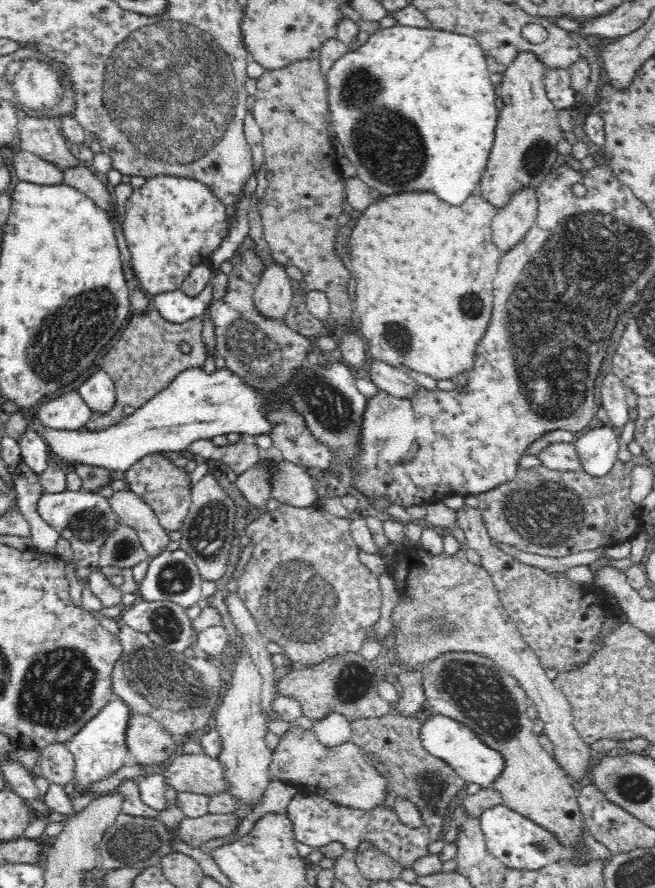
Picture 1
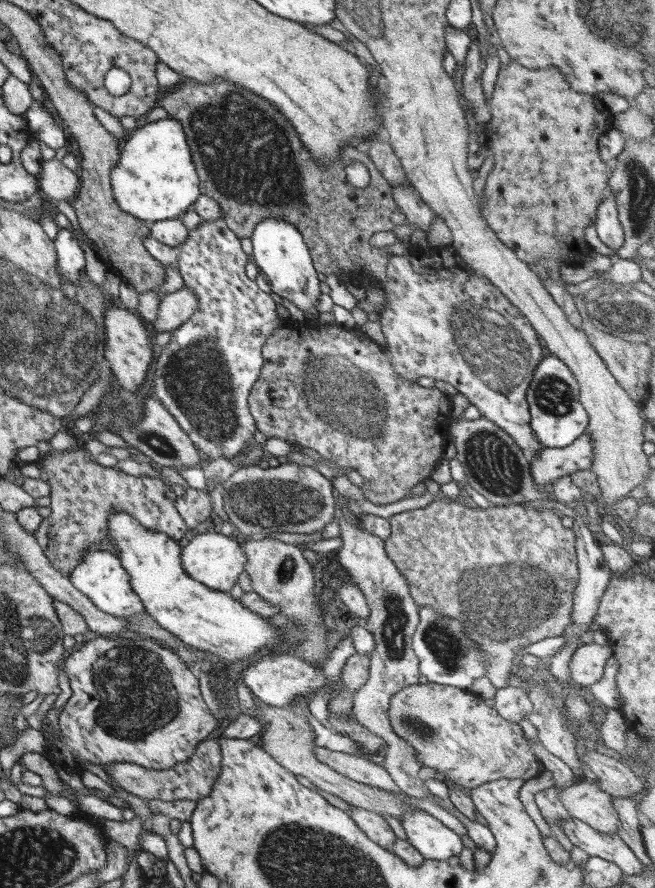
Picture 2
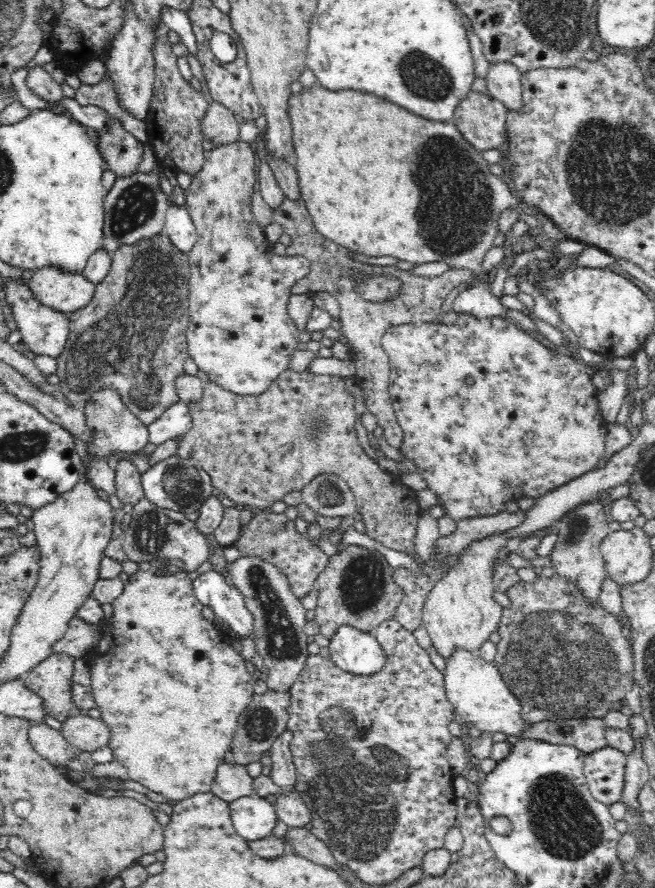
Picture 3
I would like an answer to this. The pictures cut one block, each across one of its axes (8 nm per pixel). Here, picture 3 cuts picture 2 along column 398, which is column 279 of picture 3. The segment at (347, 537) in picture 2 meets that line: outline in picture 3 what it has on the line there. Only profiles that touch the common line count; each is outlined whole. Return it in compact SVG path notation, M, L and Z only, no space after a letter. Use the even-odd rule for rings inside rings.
M241 557L229 566L233 585L243 594L247 609L252 613L255 628L255 650L264 659L264 680L269 690L290 690L290 687L306 664L310 656L308 640L304 628L306 626L306 610L300 599L292 593L286 575L280 573L276 565L272 565L258 557ZM286 731L276 738L269 751L272 758L270 778L281 789L281 792L294 790L297 782L297 771L293 762L292 750L290 750L292 740L292 734Z

